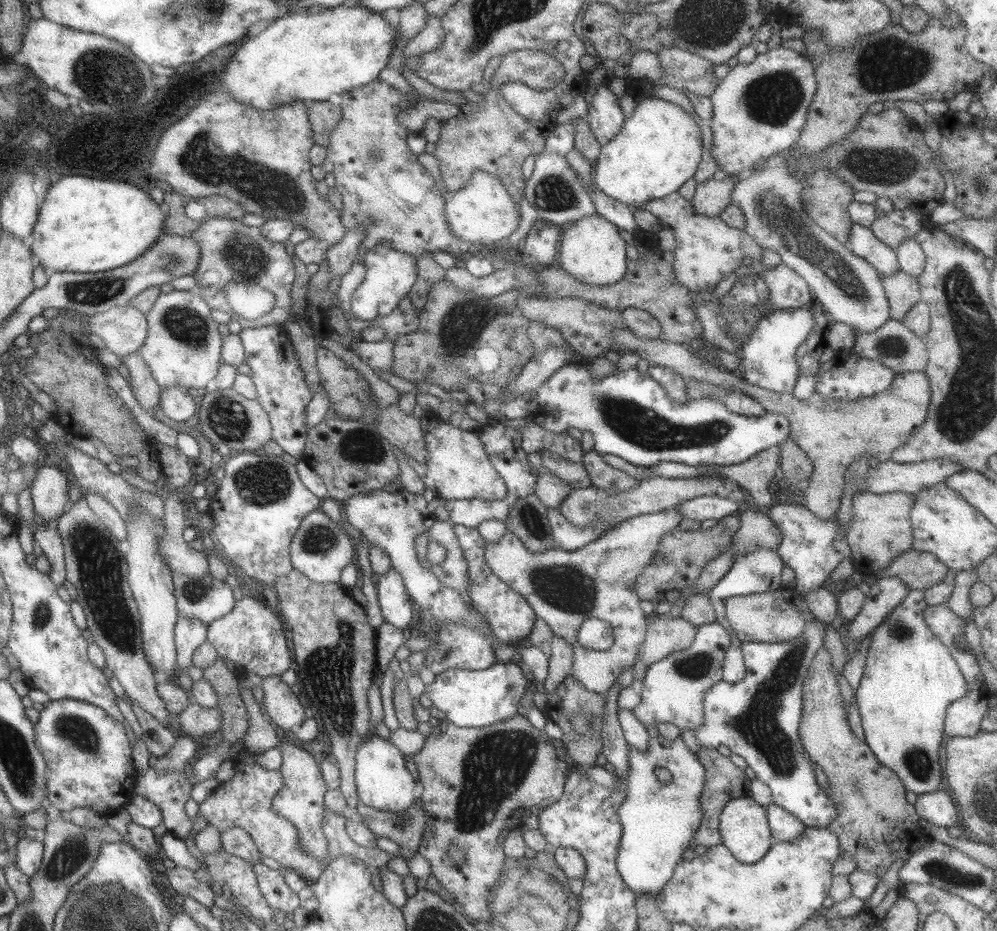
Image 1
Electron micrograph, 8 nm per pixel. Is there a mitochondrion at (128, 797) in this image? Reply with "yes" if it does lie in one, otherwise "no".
no

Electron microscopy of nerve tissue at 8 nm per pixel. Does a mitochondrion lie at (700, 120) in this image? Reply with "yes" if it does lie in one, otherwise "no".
no

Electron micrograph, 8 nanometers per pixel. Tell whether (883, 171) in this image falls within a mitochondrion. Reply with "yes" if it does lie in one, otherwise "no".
yes

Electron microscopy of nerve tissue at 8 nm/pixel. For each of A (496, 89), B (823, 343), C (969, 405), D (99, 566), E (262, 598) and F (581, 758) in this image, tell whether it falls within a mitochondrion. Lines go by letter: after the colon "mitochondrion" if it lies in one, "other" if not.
A: other
B: other
C: mitochondrion
D: mitochondrion
E: other
F: other

